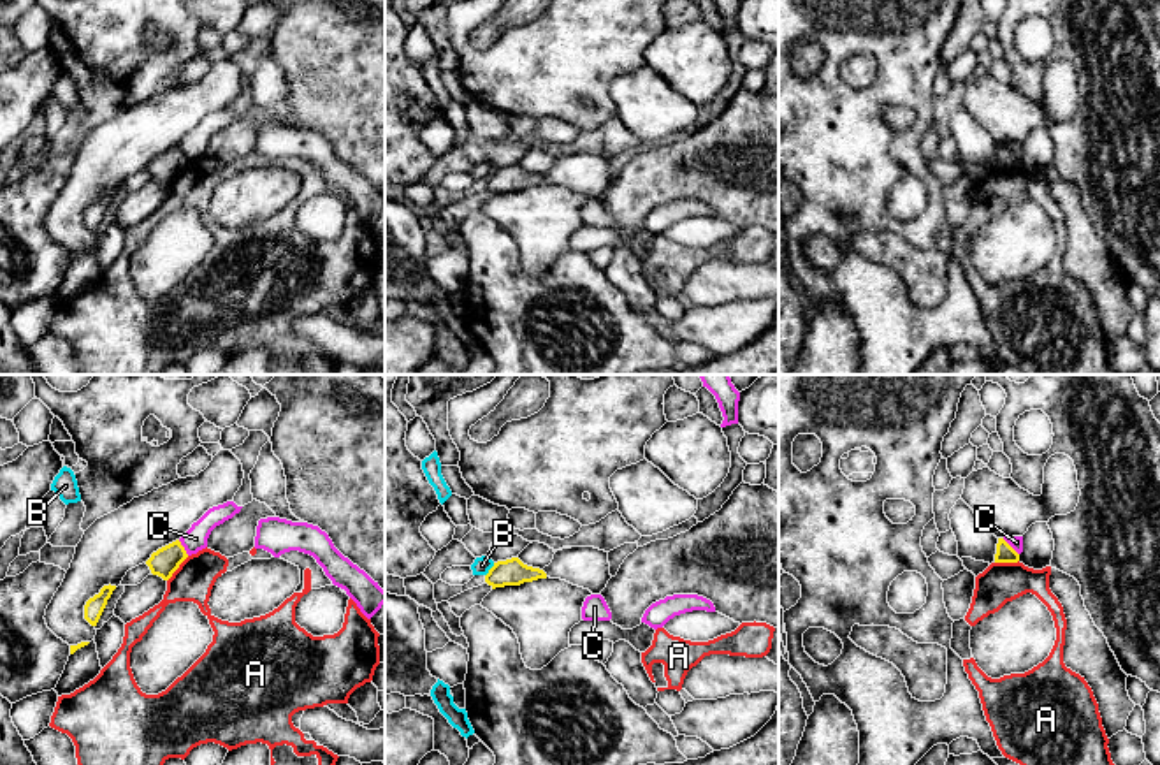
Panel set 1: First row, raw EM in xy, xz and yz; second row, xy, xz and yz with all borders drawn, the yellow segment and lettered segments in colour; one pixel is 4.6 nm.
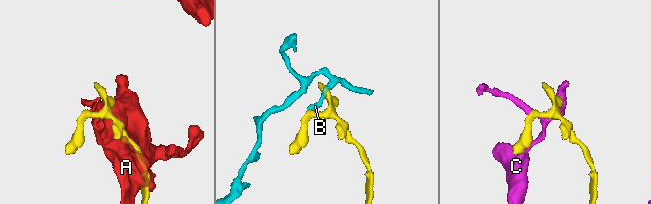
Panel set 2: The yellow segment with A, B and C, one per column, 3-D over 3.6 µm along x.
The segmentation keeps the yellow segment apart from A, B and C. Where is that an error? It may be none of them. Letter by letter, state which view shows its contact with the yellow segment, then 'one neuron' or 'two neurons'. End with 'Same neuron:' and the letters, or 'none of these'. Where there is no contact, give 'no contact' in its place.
A: xy | two neurons
B: xz | two neurons
C: yz | two neurons
Same neuron: none of these

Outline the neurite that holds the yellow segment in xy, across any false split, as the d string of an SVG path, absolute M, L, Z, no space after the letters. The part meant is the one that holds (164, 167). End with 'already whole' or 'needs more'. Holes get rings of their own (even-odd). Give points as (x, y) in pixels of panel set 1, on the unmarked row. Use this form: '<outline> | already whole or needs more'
M179 146L158 155L146 167L153 181L169 186L172 179L179 174L179 171L188 164L185 153Z | already whole

